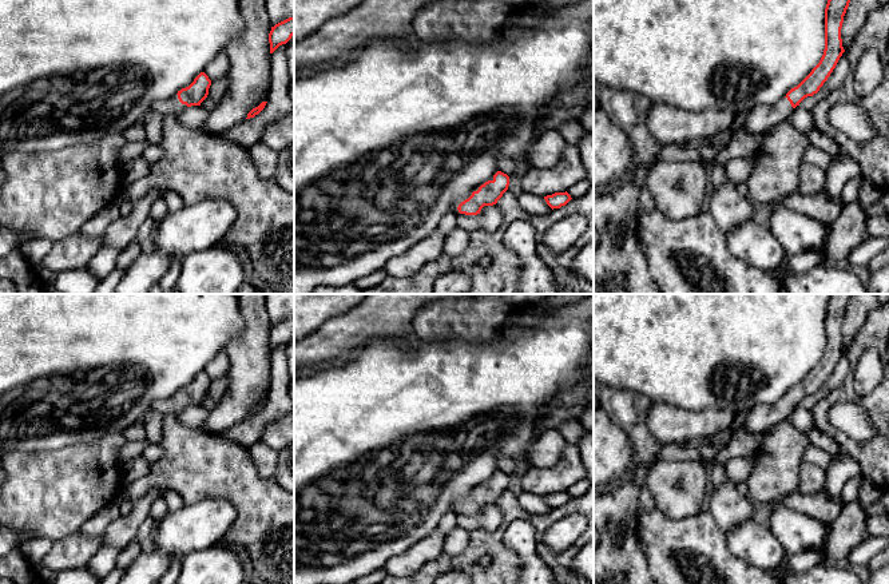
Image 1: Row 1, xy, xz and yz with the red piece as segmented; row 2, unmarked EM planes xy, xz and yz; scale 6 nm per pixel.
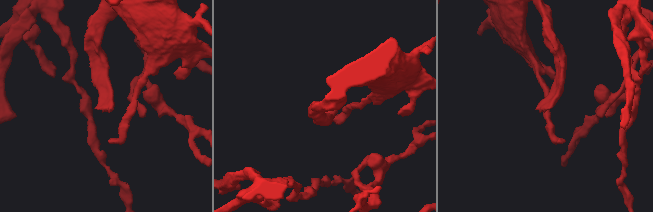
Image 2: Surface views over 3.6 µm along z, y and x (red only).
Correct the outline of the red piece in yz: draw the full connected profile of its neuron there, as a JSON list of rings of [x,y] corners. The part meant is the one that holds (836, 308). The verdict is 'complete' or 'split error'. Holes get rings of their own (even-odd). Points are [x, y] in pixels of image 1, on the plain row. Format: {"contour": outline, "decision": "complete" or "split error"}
{"contour": [[[829,294],[825,307],[825,349],[819,362],[785,397],[770,405],[751,408],[742,430],[765,434],[775,424],[787,418],[799,402],[819,390],[845,351],[841,338],[844,315],[850,302],[850,294]]], "decision": "split error"}

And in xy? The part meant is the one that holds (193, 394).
{"contour": [[[201,372],[194,381],[178,390],[176,394],[167,400],[159,400],[151,405],[151,409],[160,414],[171,414],[178,417],[187,406],[201,405],[207,397],[211,380],[205,372]]], "decision": "split error"}

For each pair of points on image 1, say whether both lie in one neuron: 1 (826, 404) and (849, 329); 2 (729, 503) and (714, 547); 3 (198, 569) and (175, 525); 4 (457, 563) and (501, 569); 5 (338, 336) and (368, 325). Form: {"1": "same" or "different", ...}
{"1": "different", "2": "different", "3": "different", "4": "same", "5": "same"}

